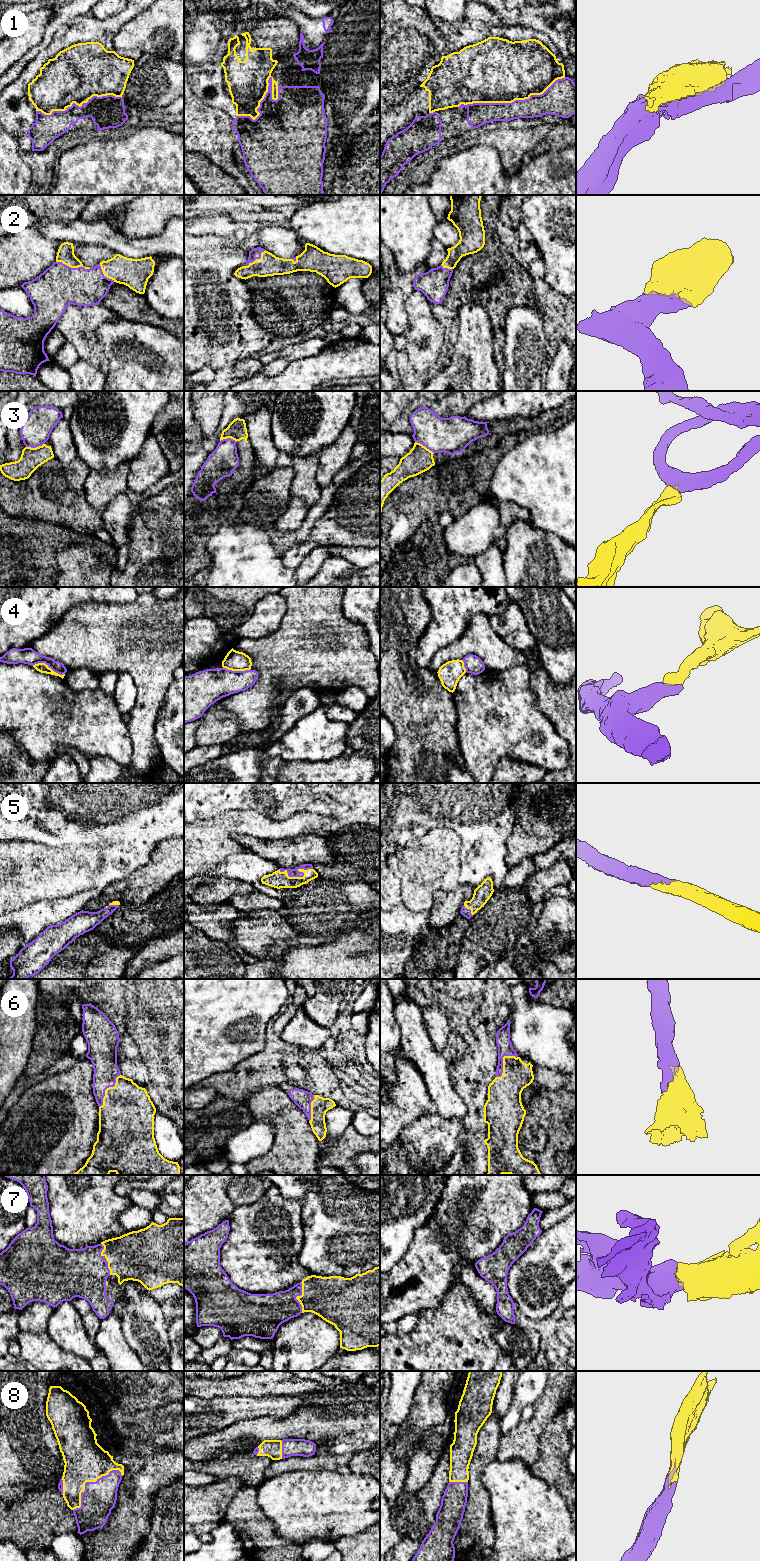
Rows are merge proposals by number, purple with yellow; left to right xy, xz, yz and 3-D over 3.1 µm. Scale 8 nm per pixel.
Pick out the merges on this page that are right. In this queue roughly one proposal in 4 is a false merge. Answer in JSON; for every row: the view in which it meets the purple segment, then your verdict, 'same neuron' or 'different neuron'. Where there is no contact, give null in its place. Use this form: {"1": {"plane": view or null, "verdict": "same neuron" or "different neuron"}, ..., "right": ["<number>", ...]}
{"1": {"plane": "yz", "verdict": "different neuron"}, "2": {"plane": "xy", "verdict": "same neuron"}, "3": {"plane": "xy", "verdict": "different neuron"}, "4": {"plane": "xy", "verdict": "different neuron"}, "5": {"plane": "xz", "verdict": "same neuron"}, "6": {"plane": "xy", "verdict": "same neuron"}, "7": {"plane": "xy", "verdict": "same neuron"}, "8": {"plane": "xy", "verdict": "same neuron"}, "right": ["2", "5", "6", "7", "8"]}

